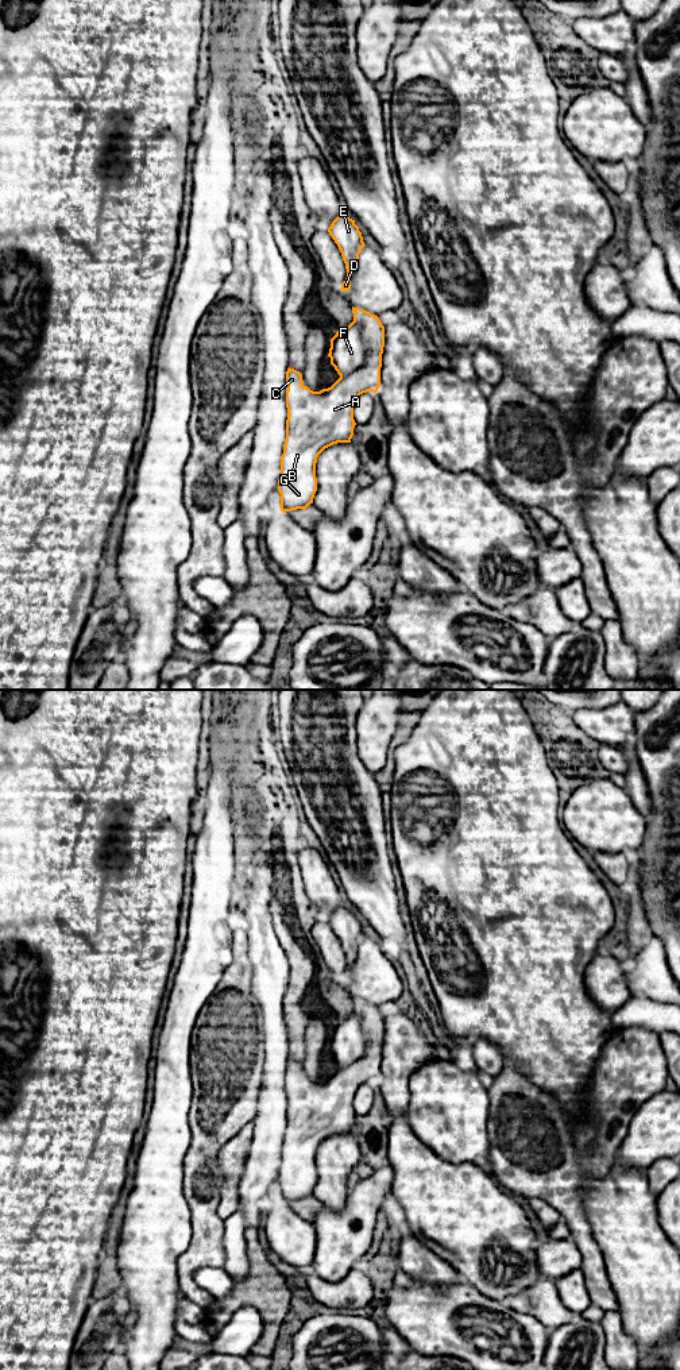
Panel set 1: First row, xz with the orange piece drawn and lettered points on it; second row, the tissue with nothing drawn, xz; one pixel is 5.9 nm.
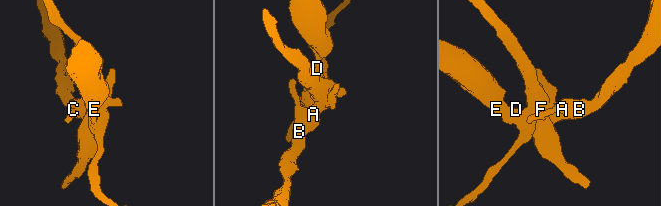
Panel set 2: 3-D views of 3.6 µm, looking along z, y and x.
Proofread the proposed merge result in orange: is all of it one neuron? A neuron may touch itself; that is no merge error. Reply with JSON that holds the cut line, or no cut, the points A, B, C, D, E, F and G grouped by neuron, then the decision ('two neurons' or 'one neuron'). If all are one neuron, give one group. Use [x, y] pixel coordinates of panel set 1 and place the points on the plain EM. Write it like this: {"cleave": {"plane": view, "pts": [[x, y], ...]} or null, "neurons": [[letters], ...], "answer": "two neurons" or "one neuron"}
{"cleave": {"plane": "xz", "pts": [[354, 1010], [360, 1018], [364, 1033], [364, 1052], [340, 1068]]}, "neurons": [["A", "B", "C", "D", "E", "G"], ["F"]], "answer": "two neurons"}

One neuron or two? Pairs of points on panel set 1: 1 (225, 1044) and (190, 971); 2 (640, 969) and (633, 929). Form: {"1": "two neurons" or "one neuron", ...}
{"1": "two neurons", "2": "two neurons"}

